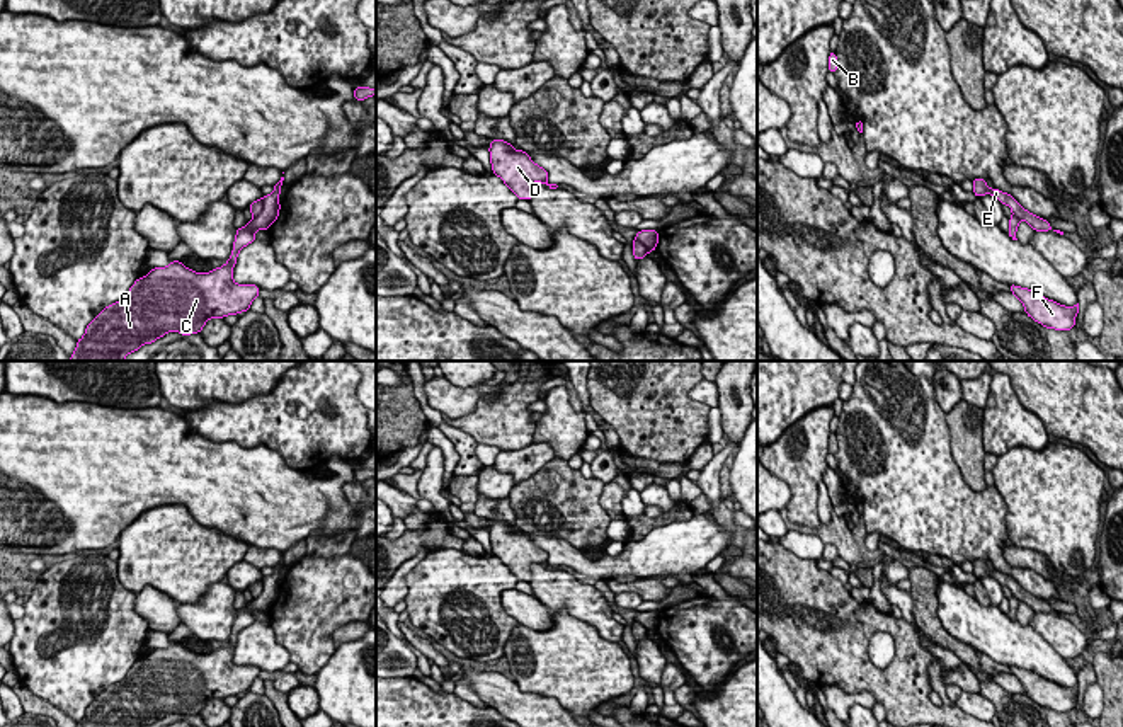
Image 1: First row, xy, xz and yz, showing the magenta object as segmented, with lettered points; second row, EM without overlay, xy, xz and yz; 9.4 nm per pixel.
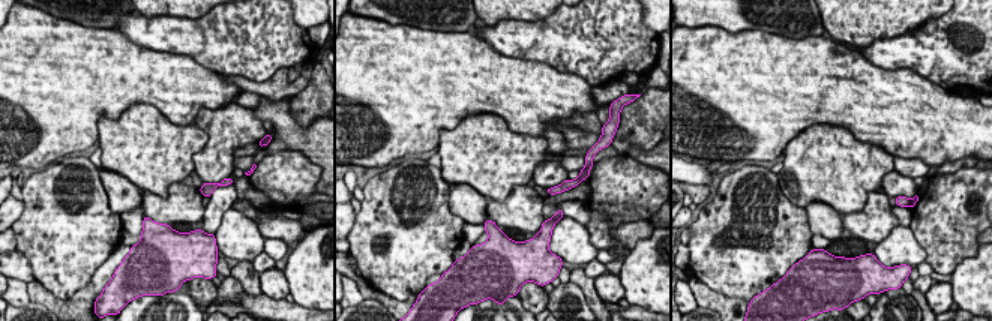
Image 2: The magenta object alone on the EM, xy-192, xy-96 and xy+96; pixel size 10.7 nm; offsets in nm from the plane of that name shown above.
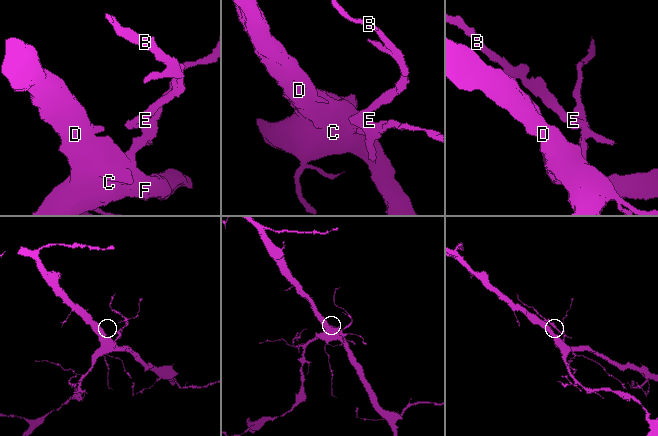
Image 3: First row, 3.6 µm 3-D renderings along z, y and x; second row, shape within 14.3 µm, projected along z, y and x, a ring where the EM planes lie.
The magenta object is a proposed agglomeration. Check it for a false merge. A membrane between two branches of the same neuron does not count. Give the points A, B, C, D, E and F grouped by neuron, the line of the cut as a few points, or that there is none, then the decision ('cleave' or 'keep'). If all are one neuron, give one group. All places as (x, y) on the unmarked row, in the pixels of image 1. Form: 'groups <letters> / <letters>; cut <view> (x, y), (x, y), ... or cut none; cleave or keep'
groups A C D F / B E; cut xz (635, 620), (649, 632); cleave

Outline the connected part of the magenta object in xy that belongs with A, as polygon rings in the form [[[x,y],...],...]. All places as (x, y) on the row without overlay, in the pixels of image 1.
[[[284,558],[262,579],[262,592],[247,608],[237,610],[233,632],[225,647],[209,654],[187,650],[180,642],[153,649],[129,673],[105,688],[85,710],[77,727],[143,727],[167,713],[199,715],[209,700],[225,700],[250,691],[260,669],[237,666],[233,649],[238,633],[252,625],[257,611],[269,611],[279,598]]]

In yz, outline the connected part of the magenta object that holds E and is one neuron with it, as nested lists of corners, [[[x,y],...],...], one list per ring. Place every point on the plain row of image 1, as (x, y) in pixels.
[[[980,558],[973,560],[972,564],[973,564],[973,575],[977,579],[982,579],[985,575],[992,575],[994,579],[999,581],[1000,586],[1007,586],[1011,589],[1012,596],[1016,596],[1019,601],[1024,601],[1035,613],[1053,611],[1046,601],[1038,599],[1036,596],[1024,591],[1011,575],[1002,574],[999,570],[990,570],[987,567],[987,564]]]

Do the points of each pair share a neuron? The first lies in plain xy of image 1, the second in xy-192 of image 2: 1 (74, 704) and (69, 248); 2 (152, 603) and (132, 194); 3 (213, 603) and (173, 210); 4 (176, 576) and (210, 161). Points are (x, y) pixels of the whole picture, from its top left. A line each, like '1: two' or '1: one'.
1: one
2: one
3: one
4: two

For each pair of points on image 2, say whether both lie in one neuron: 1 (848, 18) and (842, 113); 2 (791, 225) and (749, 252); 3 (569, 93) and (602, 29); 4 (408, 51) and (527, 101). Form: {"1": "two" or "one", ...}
{"1": "two", "2": "one", "3": "two", "4": "one"}

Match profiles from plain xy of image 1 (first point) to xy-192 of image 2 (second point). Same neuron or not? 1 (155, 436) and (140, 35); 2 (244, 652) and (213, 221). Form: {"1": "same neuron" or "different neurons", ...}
{"1": "different neurons", "2": "different neurons"}

